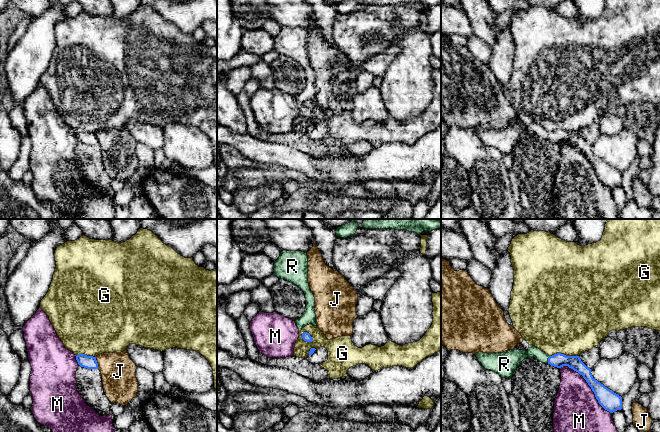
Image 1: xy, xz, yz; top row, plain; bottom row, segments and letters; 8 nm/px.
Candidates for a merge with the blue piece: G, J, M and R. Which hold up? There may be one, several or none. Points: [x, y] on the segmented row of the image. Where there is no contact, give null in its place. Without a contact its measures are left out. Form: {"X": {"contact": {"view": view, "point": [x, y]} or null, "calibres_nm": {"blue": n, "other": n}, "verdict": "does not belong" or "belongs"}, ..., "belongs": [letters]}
{"G": {"contact": {"view": "xz", "point": [306, 341]}, "calibres_nm": {"blue": 70, "other": 160}, "verdict": "does not belong"}, "J": {"contact": {"view": "xy", "point": [97, 363]}, "calibres_nm": {"blue": 110, "other": 280}, "verdict": "does not belong"}, "M": {"contact": {"view": "yz", "point": [588, 384]}, "calibres_nm": {"blue": 160, "other": 360}, "verdict": "does not belong"}, "R": {"contact": {"view": "yz", "point": [548, 360]}, "calibres_nm": {"blue": 120, "other": 100}, "verdict": "belongs"}, "belongs": ["R"]}

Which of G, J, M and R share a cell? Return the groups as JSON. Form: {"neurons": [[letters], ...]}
{"neurons": [["G"], ["J"], ["M"], ["R"]]}

